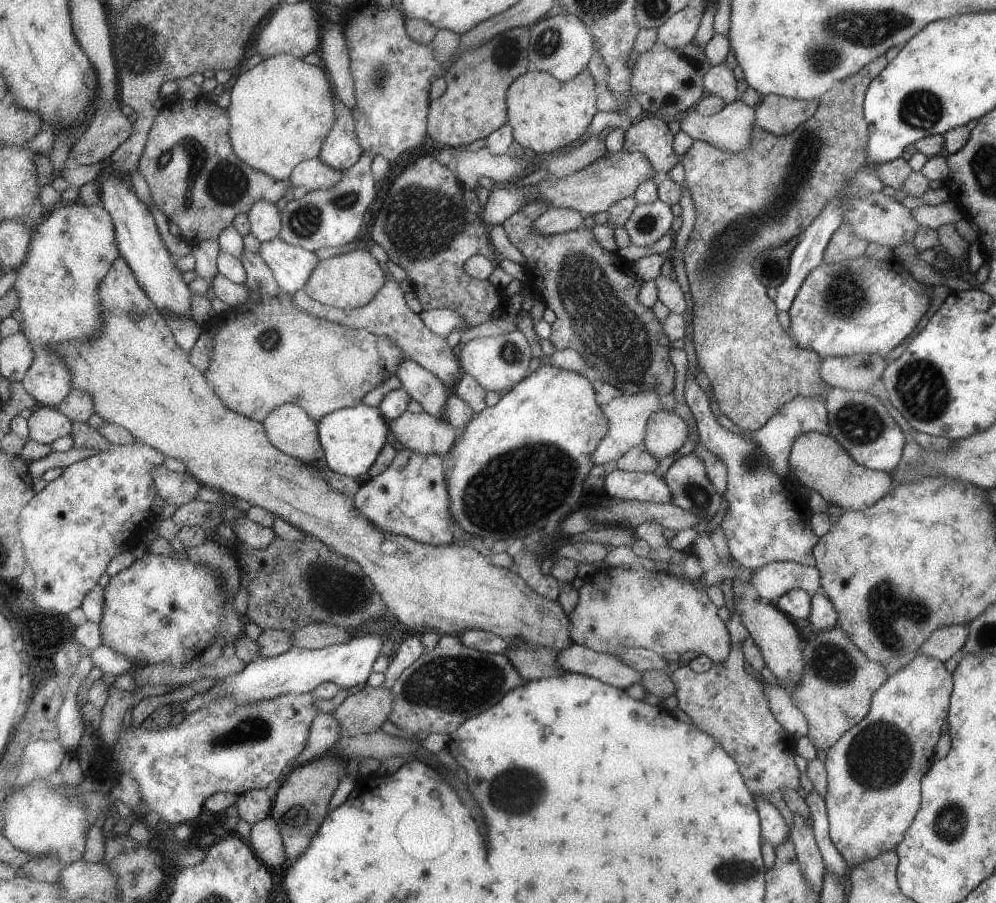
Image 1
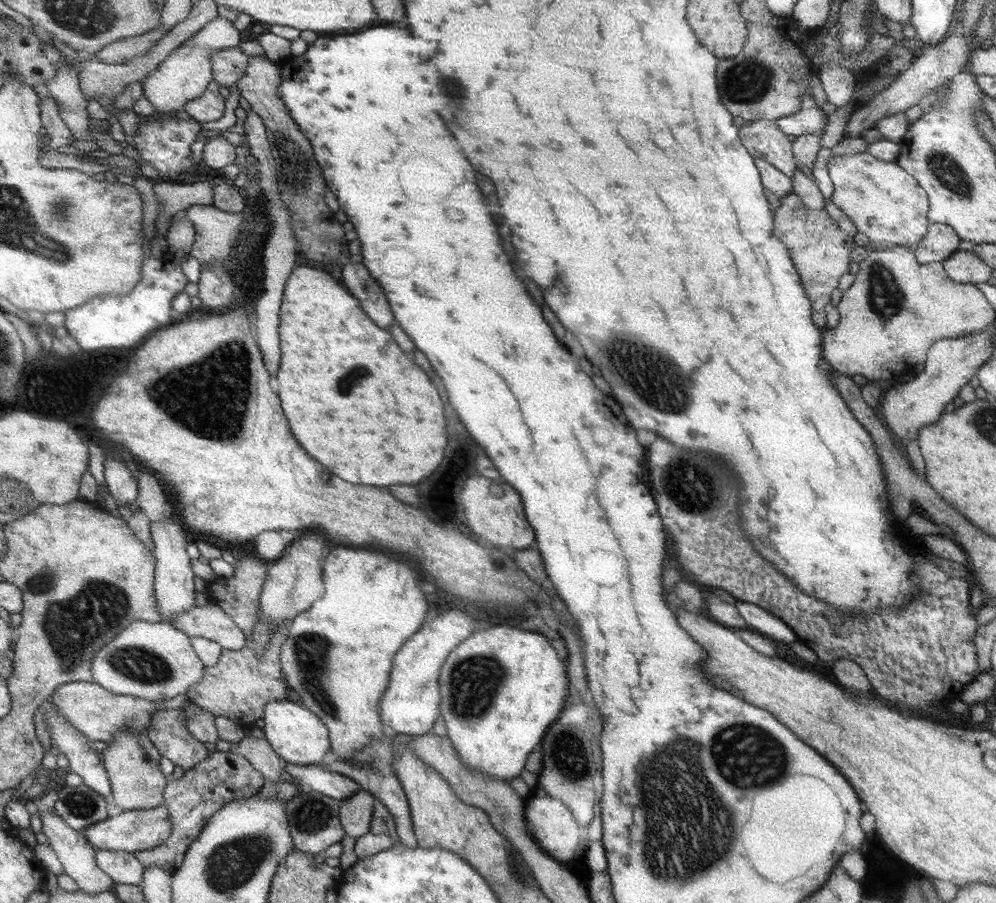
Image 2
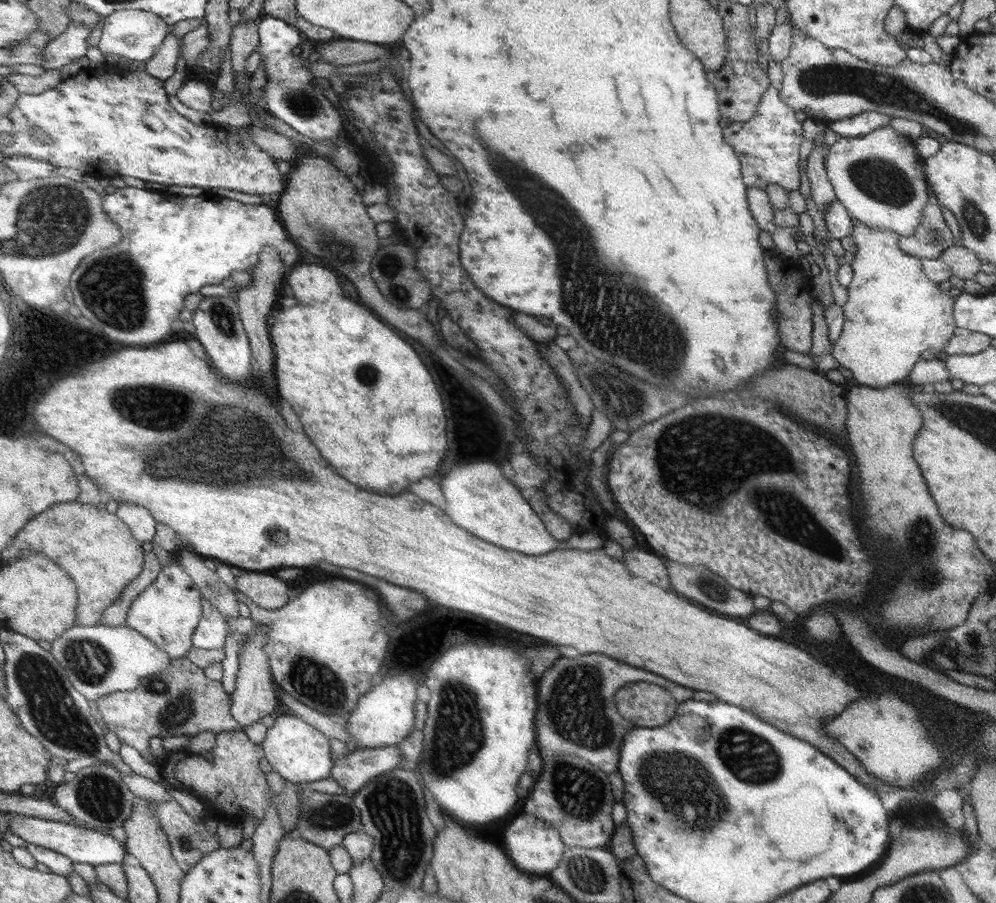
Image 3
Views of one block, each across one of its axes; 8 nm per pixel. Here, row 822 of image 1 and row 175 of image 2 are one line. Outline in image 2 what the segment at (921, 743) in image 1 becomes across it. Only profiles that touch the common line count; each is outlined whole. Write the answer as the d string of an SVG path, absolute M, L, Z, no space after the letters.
M864 151L832 155L828 158L827 168L832 182L828 199L850 218L857 233L868 238L869 248L885 250L905 246L914 252L917 243L928 232L925 220L928 195L915 177L894 161L881 161Z

